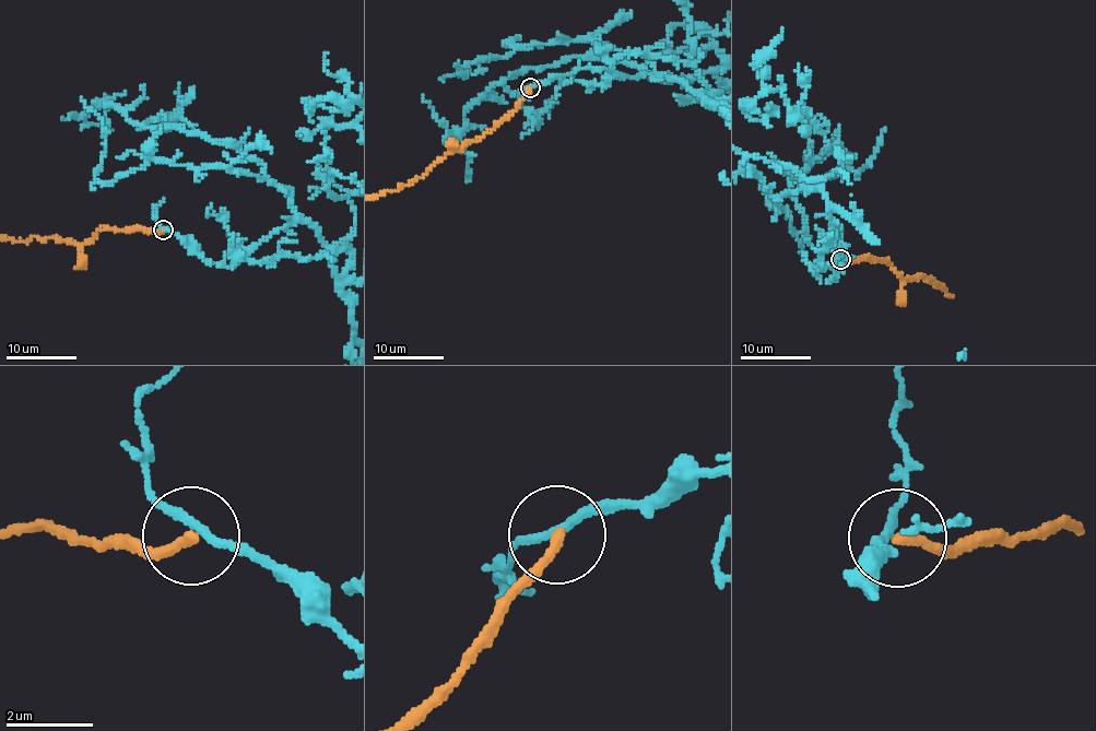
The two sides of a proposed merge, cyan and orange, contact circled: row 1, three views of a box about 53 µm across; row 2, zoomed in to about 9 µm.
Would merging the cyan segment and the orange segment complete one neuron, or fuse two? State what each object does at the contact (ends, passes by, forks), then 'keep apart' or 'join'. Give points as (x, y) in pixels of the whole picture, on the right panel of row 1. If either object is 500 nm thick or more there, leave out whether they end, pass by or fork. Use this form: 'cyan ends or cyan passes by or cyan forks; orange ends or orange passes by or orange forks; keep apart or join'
cyan passes by; orange ends; keep apart

